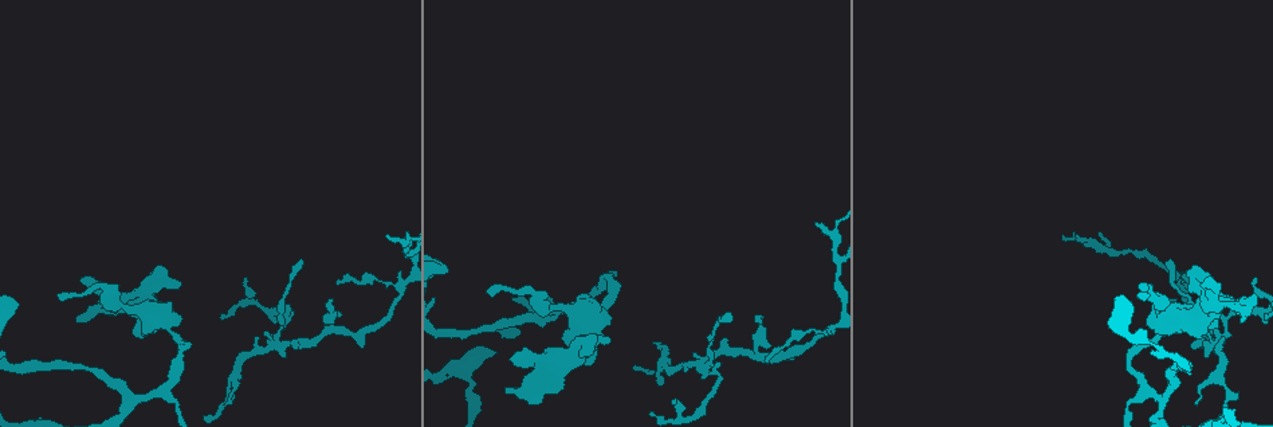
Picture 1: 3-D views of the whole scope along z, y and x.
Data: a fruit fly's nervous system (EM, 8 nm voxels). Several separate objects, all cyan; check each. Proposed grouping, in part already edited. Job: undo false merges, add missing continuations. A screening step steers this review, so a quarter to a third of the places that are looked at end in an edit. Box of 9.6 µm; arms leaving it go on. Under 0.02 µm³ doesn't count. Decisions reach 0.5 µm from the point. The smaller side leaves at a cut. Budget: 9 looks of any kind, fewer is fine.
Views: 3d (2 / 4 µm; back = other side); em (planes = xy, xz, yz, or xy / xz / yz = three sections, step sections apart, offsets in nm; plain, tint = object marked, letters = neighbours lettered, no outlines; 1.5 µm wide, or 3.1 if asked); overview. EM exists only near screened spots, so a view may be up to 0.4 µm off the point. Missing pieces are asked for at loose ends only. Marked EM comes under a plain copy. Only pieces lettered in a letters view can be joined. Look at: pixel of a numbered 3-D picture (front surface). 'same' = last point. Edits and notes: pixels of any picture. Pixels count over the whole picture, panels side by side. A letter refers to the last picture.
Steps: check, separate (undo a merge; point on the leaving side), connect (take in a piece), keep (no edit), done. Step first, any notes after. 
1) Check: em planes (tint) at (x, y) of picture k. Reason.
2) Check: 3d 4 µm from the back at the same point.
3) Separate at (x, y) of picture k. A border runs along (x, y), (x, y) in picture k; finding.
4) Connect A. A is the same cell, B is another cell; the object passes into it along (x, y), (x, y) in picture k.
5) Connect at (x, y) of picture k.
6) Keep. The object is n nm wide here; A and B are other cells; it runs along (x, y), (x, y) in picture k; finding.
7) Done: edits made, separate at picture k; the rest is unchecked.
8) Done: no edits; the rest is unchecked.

Check: em planes (letters) at (595, 311) of picture 1. A fork.

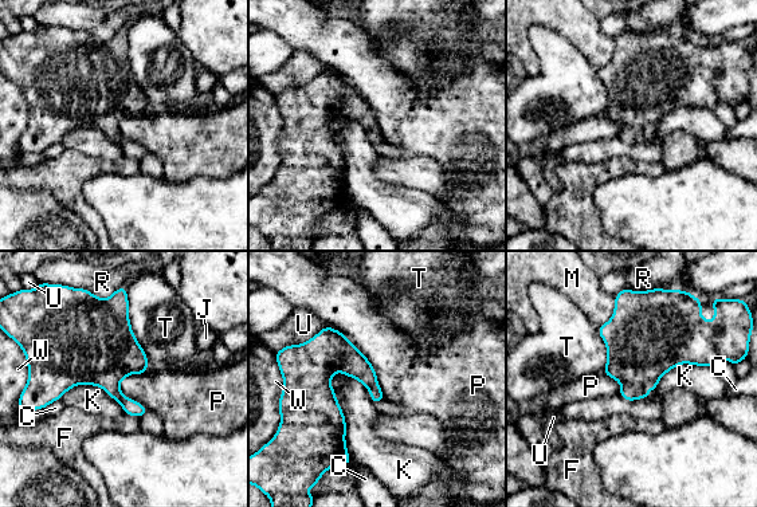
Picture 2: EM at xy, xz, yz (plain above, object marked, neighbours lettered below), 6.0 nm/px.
Keep. C, F, J, K, M, P, R, T, U and W are other cells; a border runs along (125, 286), (129, 325), (148, 370) in picture 2; one cell here.

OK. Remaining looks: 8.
Check: em planes (tint) at (329, 329) of picture 1. Abrupt turn.

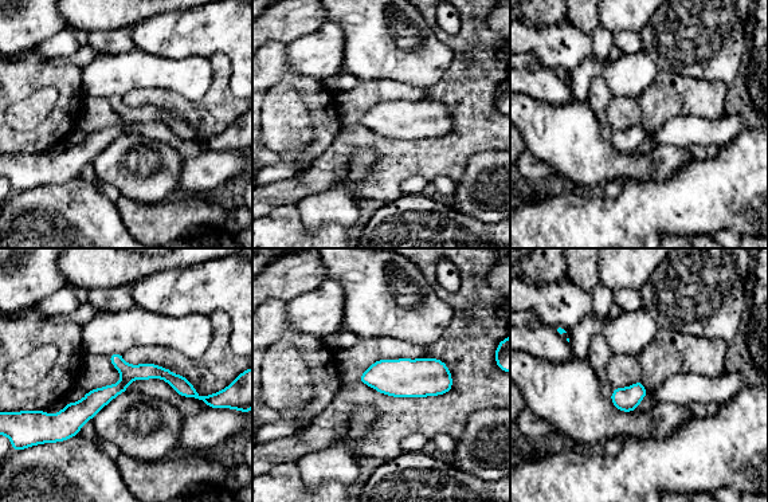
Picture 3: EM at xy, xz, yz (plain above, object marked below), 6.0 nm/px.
Check: em planes (letters) at the same point. See the neighbours.

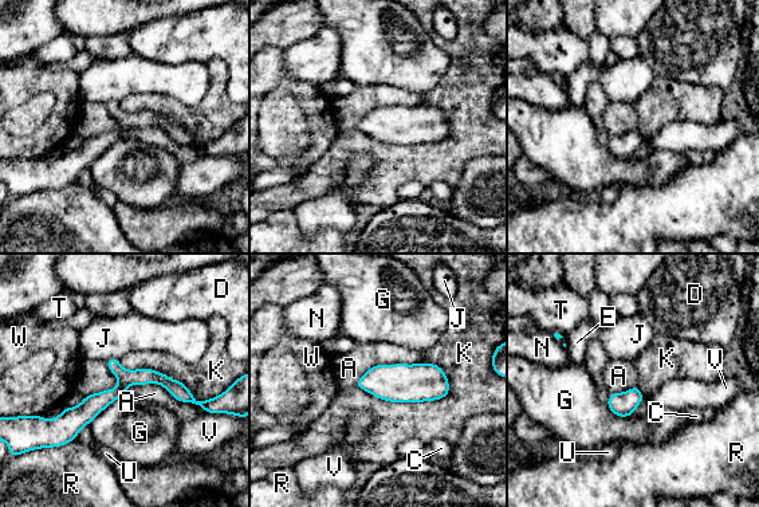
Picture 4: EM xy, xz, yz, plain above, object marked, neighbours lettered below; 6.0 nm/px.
Keep. The object is 50 nm wide here; the longest contact is with K, 550 nm; A, C, D, E, G, J, K, N, R, T, U, V and W are other cells; one cell here.

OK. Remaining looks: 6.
Check: em yz step 8 (letters) at (78, 319) of picture 1. An open end.

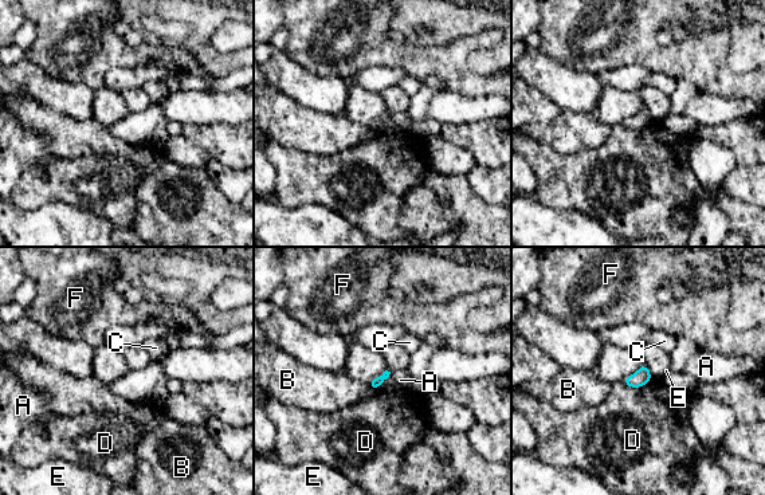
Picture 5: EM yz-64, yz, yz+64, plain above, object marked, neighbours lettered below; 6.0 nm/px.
Keep. A, B, C, D, E and F are other cells; a border runs along (391, 372), (376, 389) in picture 5; none of them fits.

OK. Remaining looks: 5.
Check: 3d 2 µm from the back at (491, 296) of picture 1.

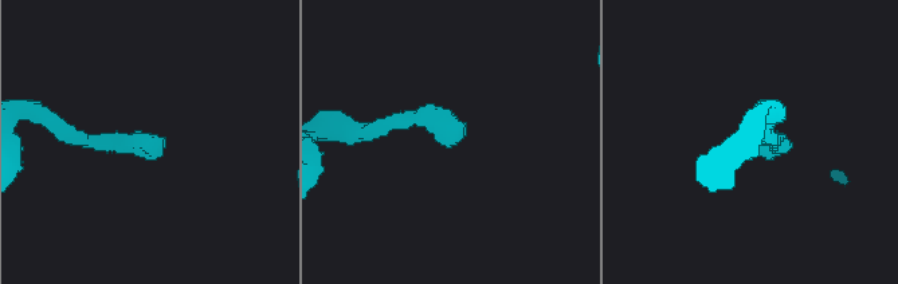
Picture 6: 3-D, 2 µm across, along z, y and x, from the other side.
Check: em planes (letters) at (153, 140) of picture 6. Need the tissue.

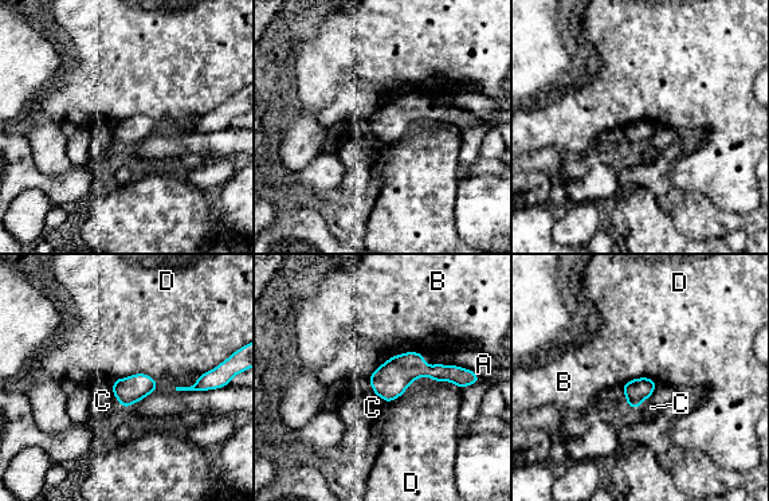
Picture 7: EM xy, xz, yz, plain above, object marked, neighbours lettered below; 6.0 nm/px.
Keep. The object is 150 nm wide here; A, B, C and D are other cells; a border runs along (112, 382), (136, 374), (157, 382) in picture 7; none of them fits.

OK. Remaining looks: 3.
Done: no edits; the rest is unchecked.

